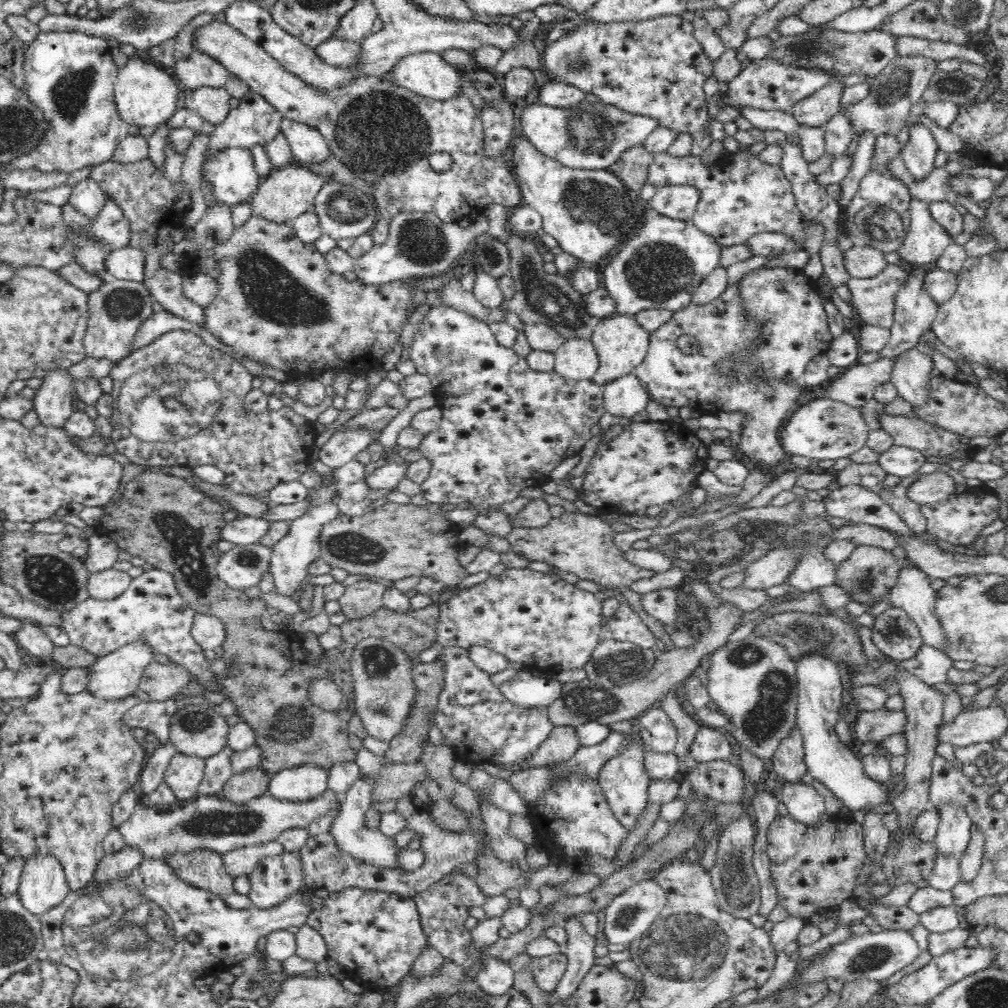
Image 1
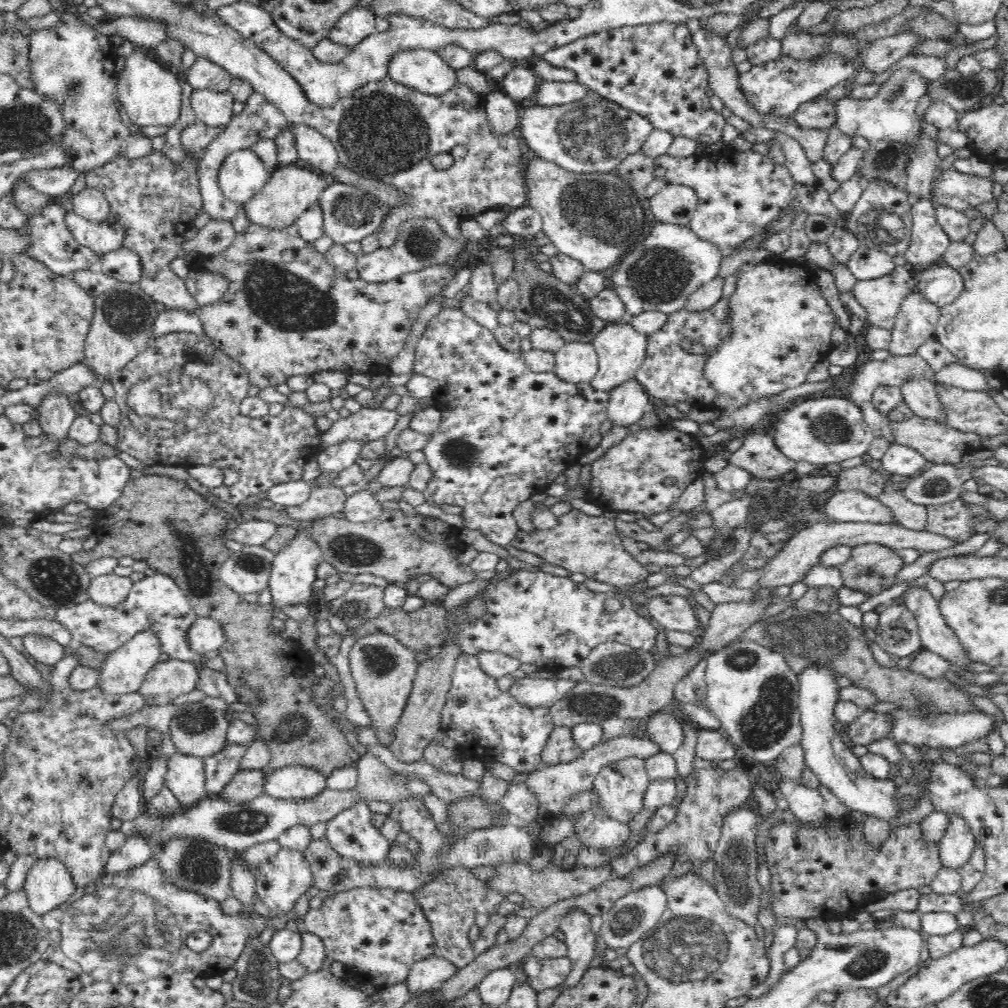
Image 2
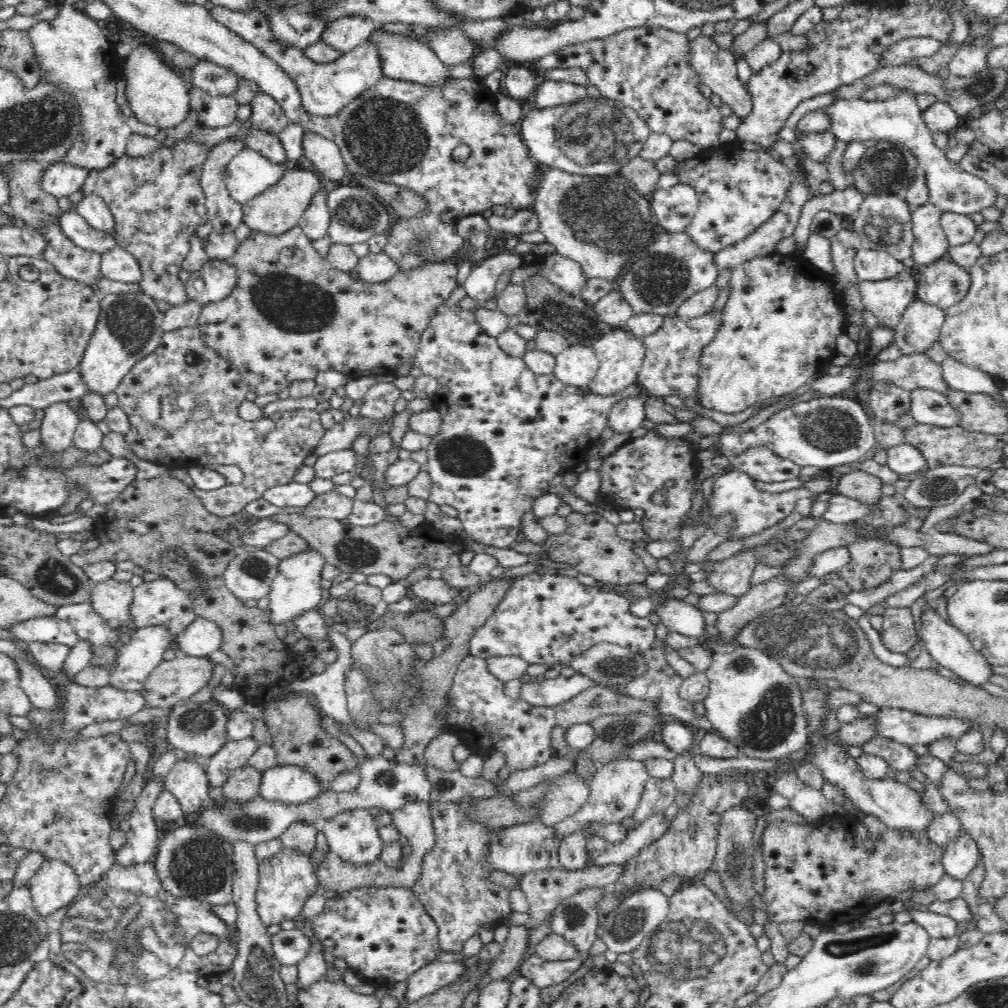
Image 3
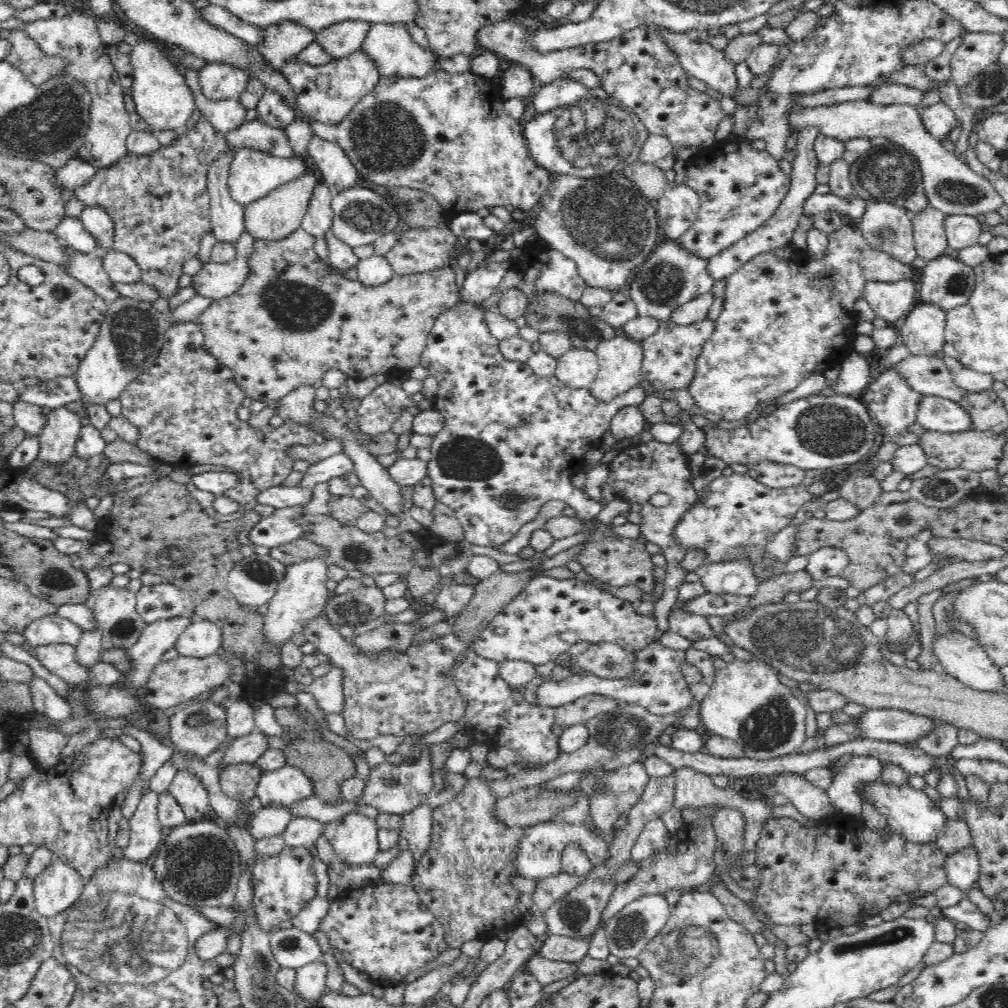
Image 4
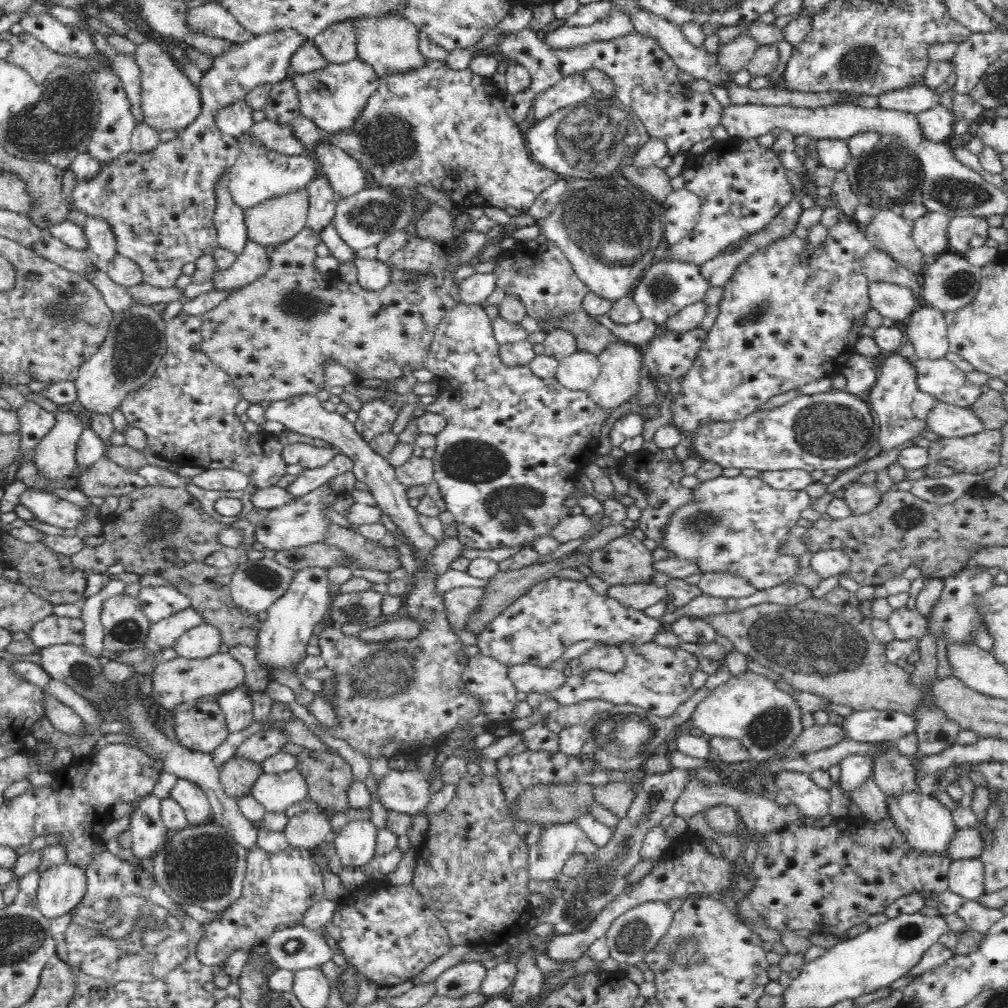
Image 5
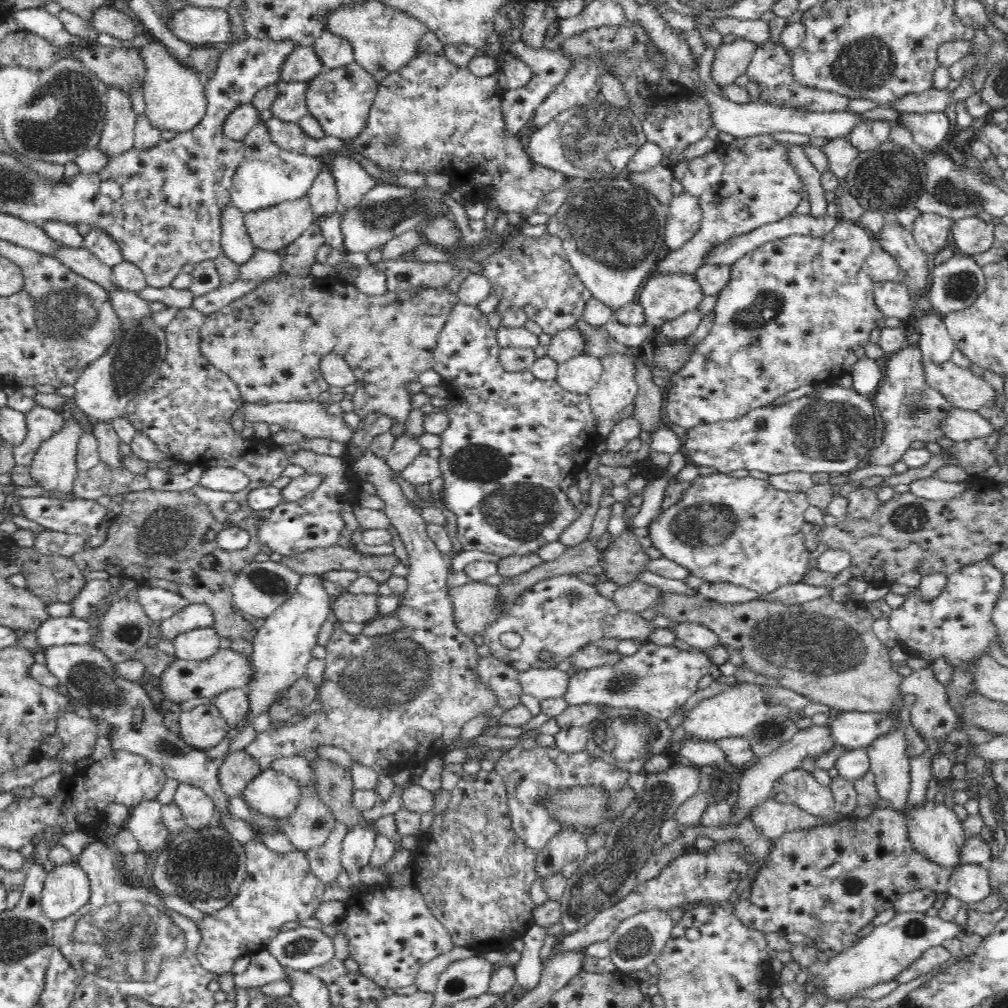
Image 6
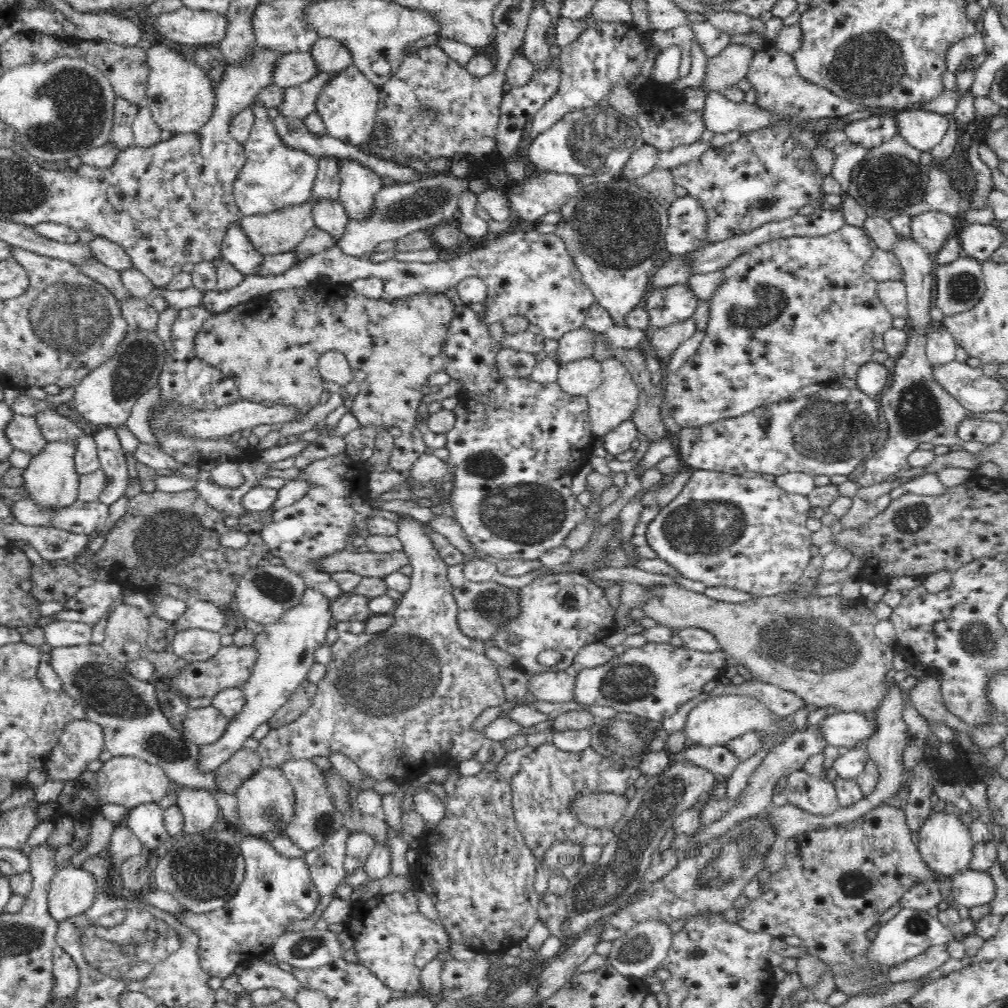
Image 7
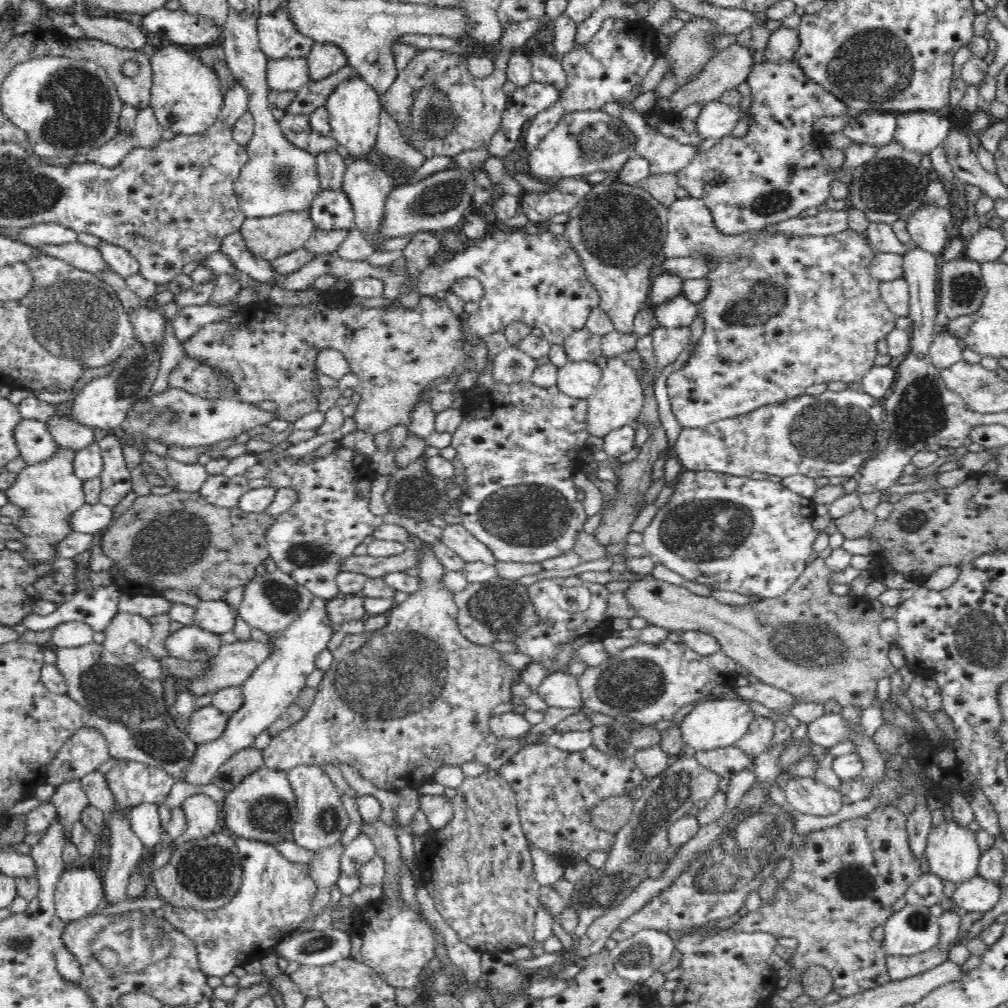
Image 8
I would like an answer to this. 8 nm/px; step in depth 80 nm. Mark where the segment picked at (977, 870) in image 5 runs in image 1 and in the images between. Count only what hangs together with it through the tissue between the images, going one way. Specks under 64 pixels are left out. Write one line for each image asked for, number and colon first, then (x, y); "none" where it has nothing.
1: (953, 836)
2: (955, 849)
3: (960, 857)
4: (963, 868)

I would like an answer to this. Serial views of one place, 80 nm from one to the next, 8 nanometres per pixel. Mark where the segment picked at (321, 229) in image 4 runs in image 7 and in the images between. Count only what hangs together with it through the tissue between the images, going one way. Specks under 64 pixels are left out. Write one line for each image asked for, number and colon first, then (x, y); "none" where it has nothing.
5: (322, 199)
6: (323, 196)
7: (327, 184)

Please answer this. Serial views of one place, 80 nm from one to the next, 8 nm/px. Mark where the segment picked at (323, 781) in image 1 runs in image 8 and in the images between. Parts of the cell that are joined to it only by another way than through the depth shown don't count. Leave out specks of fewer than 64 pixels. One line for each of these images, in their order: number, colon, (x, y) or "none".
2: (294, 782)
3: (291, 784)
4: (282, 787)
5: (275, 791)
6: (271, 793)
7: (267, 797)
8: (262, 805)

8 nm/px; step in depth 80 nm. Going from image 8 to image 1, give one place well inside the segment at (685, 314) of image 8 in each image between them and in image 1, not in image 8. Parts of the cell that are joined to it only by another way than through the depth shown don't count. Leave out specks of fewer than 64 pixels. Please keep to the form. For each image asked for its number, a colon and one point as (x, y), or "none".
1: (660, 267)
2: (664, 268)
3: (664, 274)
4: (671, 276)
5: (668, 286)
6: (663, 297)
7: (675, 304)

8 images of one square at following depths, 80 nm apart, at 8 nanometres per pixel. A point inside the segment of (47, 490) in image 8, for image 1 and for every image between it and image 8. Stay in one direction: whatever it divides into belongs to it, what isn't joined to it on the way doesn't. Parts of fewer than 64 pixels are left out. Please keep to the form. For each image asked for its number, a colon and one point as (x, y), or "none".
1: (53, 402)
2: (56, 413)
3: (57, 428)
4: (57, 441)
5: (55, 455)
6: (54, 468)
7: (51, 480)

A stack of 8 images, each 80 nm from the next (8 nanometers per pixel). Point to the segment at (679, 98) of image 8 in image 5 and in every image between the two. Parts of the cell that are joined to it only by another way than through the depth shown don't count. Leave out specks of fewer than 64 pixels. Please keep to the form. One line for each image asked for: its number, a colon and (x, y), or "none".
5: (733, 57)
6: (732, 60)
7: (727, 69)

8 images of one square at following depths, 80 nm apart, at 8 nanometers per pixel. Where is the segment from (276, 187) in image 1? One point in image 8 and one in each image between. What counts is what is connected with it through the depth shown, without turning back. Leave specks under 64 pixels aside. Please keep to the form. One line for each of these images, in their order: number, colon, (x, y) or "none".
2: (291, 190)
3: (276, 210)
4: (273, 217)
5: (279, 219)
6: (273, 228)
7: (277, 232)
8: (270, 237)

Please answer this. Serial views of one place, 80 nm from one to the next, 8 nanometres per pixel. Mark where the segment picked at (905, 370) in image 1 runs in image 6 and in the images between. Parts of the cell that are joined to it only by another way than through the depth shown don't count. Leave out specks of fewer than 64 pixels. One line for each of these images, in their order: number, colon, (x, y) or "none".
2: (920, 395)
3: (929, 407)
4: (935, 413)
5: (947, 420)
6: (959, 424)

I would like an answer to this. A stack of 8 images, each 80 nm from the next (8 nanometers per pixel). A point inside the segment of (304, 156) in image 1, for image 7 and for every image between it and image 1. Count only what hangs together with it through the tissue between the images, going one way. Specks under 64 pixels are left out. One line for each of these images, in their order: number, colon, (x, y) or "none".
2: (320, 154)
3: (325, 154)
4: (338, 173)
5: (346, 177)
6: (352, 180)
7: (359, 184)

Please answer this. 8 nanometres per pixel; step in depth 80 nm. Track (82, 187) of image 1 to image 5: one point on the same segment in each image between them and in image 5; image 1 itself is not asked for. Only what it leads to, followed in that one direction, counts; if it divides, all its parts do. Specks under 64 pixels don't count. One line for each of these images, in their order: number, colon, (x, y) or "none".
2: (90, 203)
3: (95, 211)
4: (96, 220)
5: (101, 240)

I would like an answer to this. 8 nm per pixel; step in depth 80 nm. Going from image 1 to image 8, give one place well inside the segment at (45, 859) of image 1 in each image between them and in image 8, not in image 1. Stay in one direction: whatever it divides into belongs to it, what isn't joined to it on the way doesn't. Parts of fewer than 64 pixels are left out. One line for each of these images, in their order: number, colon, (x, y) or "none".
2: (48, 884)
3: (54, 886)
4: (58, 886)
5: (61, 888)
6: (67, 887)
7: (73, 890)
8: (78, 892)

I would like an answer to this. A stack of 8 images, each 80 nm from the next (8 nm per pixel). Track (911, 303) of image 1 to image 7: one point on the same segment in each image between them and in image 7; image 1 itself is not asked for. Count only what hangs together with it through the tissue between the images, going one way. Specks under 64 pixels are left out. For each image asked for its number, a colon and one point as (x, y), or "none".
2: (915, 322)
3: (919, 328)
4: (922, 331)
5: (927, 330)
6: (936, 345)
7: (941, 346)

